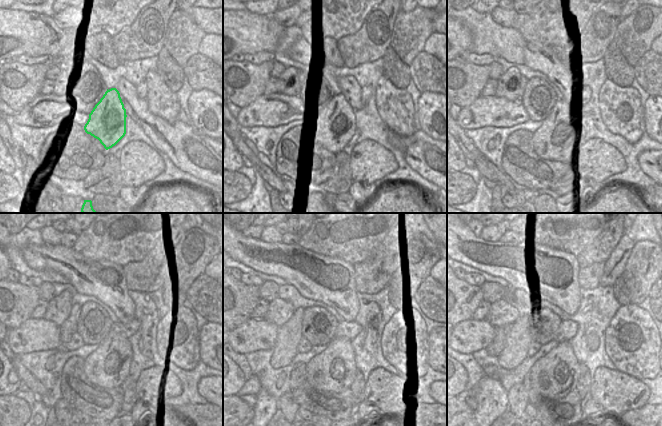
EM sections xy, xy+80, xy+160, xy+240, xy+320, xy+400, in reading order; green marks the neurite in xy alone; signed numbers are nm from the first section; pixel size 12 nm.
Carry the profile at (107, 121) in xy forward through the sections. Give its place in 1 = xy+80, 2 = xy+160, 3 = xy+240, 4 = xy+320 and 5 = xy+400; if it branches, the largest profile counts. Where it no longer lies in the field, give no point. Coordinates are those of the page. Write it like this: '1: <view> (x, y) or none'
1: xy+80 (333, 127)
2: xy+160 (554, 140)
3: xy+240 (108, 366)
4: xy+320 (333, 370)
5: xy+400 (555, 375)

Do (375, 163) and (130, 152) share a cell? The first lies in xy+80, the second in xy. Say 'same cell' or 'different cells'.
same cell

